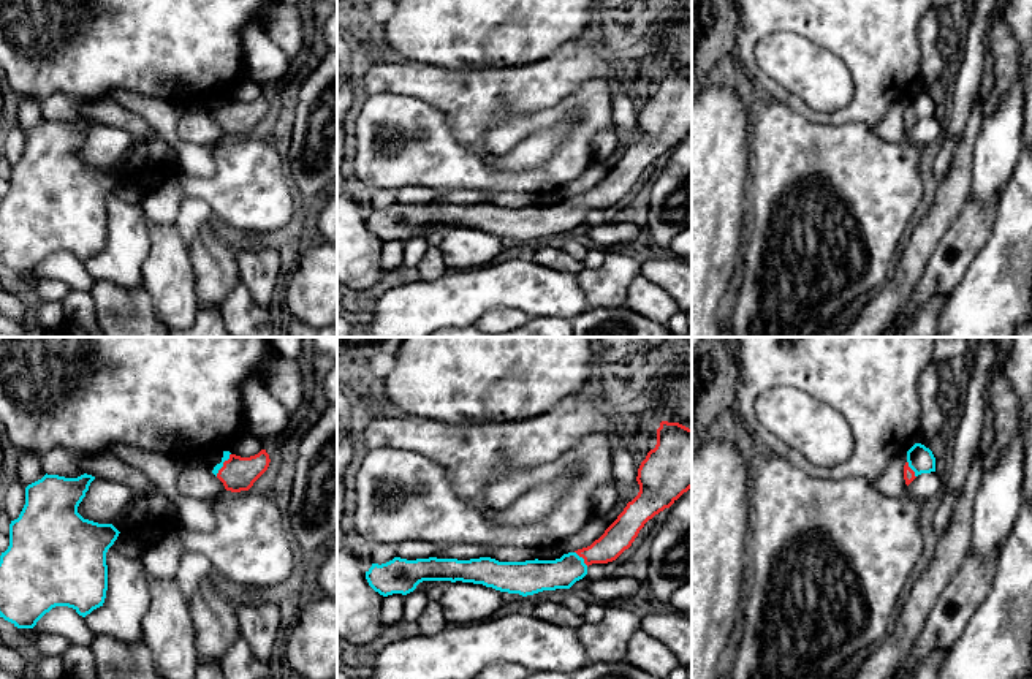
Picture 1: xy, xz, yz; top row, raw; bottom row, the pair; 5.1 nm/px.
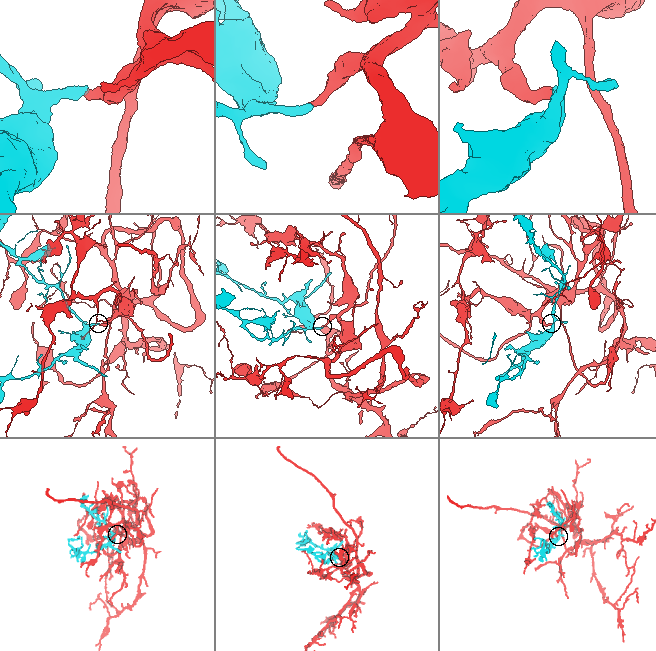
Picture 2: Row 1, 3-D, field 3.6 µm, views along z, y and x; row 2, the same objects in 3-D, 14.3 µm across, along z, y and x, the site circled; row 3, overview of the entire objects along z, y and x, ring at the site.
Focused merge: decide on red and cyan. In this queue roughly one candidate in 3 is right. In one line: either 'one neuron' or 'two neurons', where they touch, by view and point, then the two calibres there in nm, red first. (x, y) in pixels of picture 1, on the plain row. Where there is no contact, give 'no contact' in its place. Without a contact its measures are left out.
one neuron; contact xz (583, 203); calibres 150 and 160 nm

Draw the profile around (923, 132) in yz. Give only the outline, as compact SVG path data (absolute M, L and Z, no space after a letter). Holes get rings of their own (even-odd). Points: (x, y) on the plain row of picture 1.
M935 117L921 119L909 130L909 139L924 147L943 131L943 123Z

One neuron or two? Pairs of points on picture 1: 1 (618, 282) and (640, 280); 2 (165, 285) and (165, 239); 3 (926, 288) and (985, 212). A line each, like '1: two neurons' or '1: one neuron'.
1: two neurons
2: one neuron
3: one neuron

